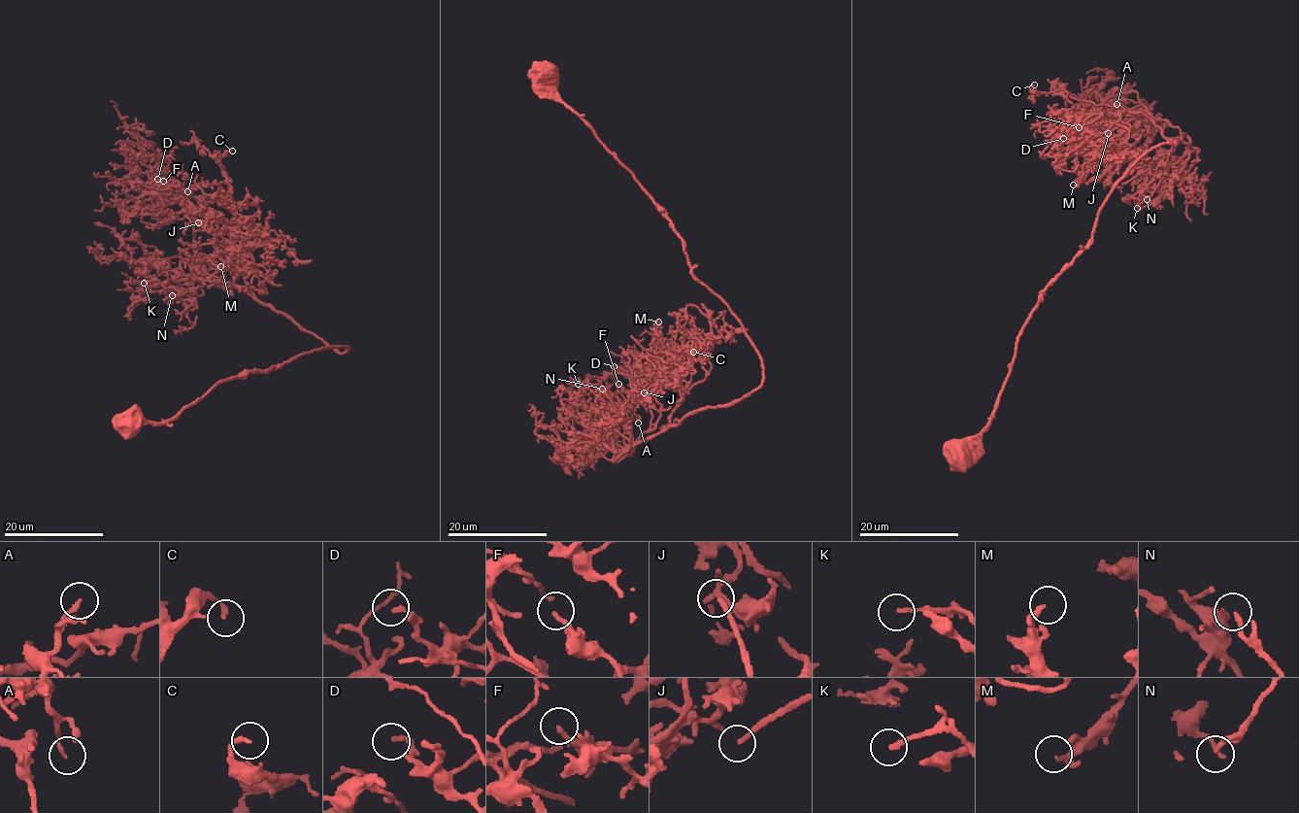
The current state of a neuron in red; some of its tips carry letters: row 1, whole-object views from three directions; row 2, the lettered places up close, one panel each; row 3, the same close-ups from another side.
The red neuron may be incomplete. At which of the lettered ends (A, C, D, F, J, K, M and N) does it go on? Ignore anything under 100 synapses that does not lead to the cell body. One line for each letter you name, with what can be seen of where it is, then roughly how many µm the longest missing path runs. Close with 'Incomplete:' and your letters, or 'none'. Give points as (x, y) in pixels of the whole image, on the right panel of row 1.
J: (1108, 133) | 15 µm
Incomplete: J

